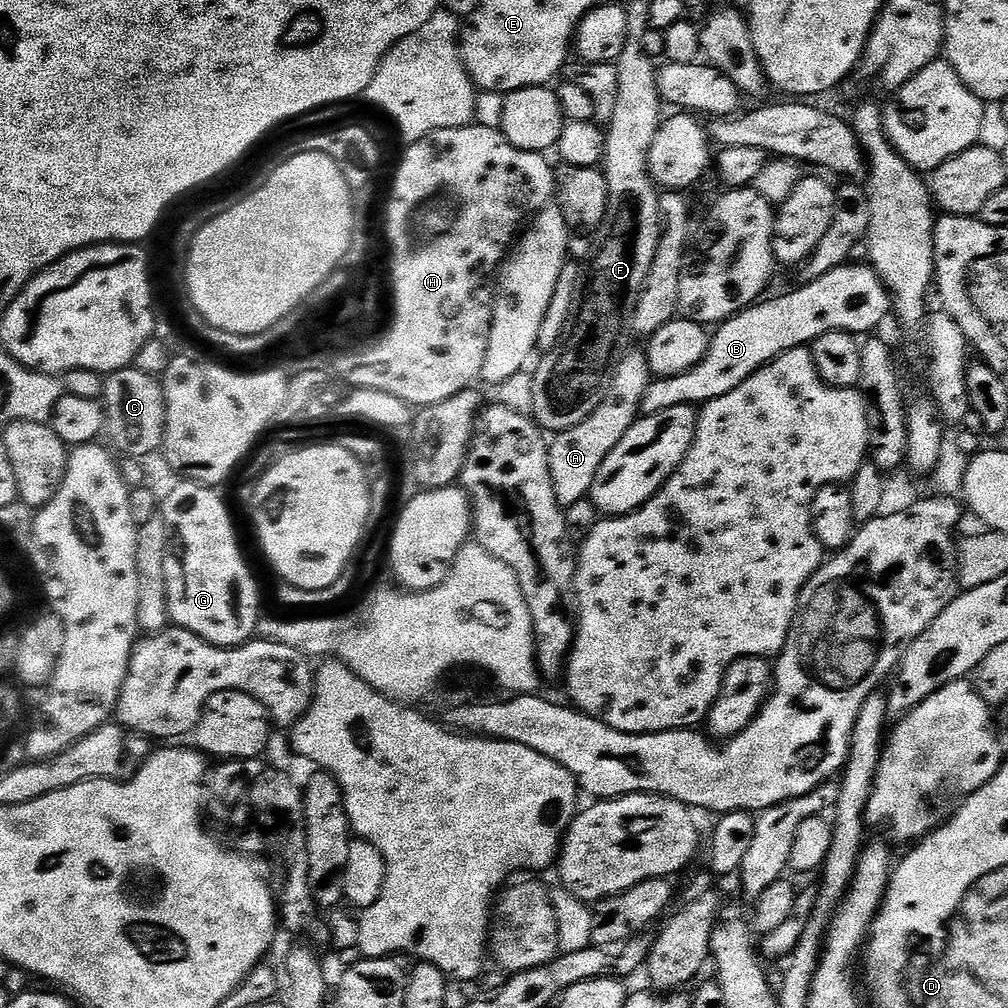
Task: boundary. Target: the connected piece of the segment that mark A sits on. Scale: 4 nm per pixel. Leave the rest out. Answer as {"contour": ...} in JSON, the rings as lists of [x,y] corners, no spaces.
{"contour":[[[629,354],[624,356],[614,374],[612,389],[606,394],[606,398],[600,403],[598,410],[594,410],[594,414],[590,414],[585,420],[578,422],[578,426],[570,426],[570,430],[555,433],[551,437],[548,446],[550,474],[554,482],[554,494],[558,498],[560,505],[573,504],[585,499],[591,493],[594,486],[594,478],[598,474],[602,462],[606,462],[606,454],[610,454],[610,450],[614,450],[614,446],[618,446],[618,442],[622,442],[626,430],[630,430],[630,426],[634,426],[634,422],[640,419],[644,406],[644,395],[653,379],[647,355],[640,354],[640,356],[635,356],[635,354]]]}

